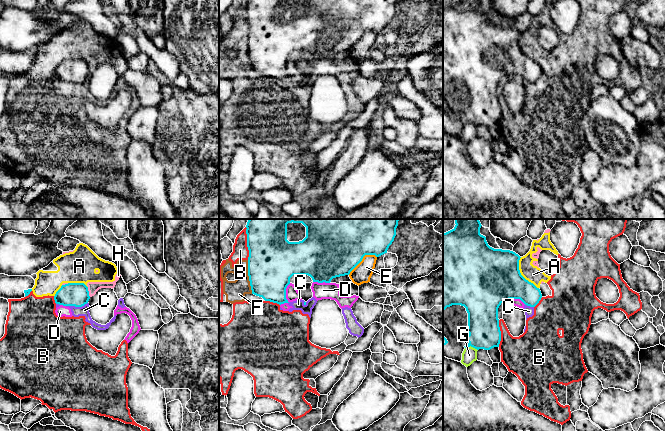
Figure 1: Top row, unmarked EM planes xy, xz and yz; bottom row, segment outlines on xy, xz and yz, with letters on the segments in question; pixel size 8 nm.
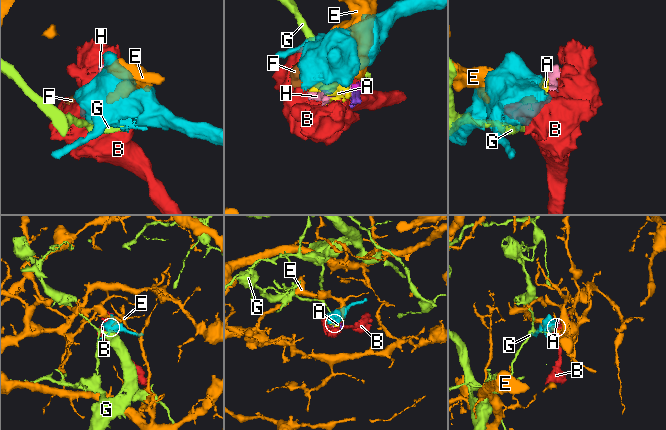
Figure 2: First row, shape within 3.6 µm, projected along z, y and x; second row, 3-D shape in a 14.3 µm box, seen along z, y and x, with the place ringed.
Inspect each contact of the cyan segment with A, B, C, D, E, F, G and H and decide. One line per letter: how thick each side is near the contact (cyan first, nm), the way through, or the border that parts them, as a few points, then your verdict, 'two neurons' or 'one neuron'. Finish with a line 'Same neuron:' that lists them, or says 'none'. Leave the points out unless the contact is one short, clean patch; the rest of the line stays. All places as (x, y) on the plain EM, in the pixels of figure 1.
A: 460 nm thick on the cyan side, 140 nm on the other; two neurons
B: 400 nm thick on the cyan side, 130 nm on the other; two neurons
C: 190 nm thick on the cyan side, 80 nm on the other; border along xy (87, 78), (81, 82), (66, 82); two neurons
D: 360 nm thick on the cyan side, 110 nm on the other; two neurons
E: 440 nm thick on the cyan side, 150 nm on the other; two neurons
F: 400 nm thick on the cyan side, 170 nm on the other; border along xz (247, 36), (247, 51), (252, 69); two neurons
G: 260 nm thick on the cyan side, 120 nm on the other; two neurons
H: 190 nm thick on the cyan side, 90 nm on the other; two neurons
Same neuron: none

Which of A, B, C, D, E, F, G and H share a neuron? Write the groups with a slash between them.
A B C D F H / E / G

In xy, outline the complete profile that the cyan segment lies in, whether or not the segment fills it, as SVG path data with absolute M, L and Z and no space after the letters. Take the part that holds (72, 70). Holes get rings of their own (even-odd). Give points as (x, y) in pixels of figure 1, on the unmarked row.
M84 59L62 61L54 72L55 79L63 82L82 83L89 75L88 63Z

